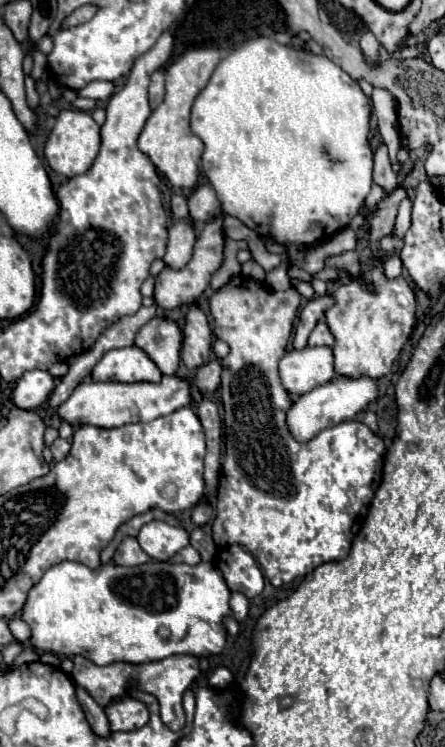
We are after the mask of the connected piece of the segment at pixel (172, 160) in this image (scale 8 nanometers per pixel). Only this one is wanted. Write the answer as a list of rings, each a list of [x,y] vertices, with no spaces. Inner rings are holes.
[[[214,47],[190,49],[180,59],[176,59],[166,69],[166,97],[162,105],[152,111],[138,137],[138,149],[150,157],[158,173],[162,173],[174,187],[192,189],[198,181],[198,167],[204,143],[190,131],[190,107],[202,87],[206,87],[206,81],[210,79],[210,73],[216,69],[218,61],[220,51]]]

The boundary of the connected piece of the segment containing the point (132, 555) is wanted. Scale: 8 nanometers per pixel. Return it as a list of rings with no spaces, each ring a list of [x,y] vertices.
[[[124,537],[122,543],[118,545],[118,549],[116,549],[112,561],[114,561],[116,565],[132,567],[132,565],[148,563],[148,561],[152,561],[152,559],[142,551],[142,547],[138,545],[138,541],[136,541],[134,537]]]

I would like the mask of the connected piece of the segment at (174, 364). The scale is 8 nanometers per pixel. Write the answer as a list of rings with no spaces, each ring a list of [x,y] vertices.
[[[154,317],[138,331],[136,345],[150,355],[164,375],[176,373],[180,363],[182,331],[174,321]]]

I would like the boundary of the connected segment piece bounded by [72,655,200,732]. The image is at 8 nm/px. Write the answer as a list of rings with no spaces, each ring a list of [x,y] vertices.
[[[172,655],[160,661],[152,663],[142,663],[142,665],[130,665],[130,663],[114,663],[114,665],[94,665],[86,657],[74,657],[74,671],[72,679],[84,687],[96,701],[98,705],[106,707],[110,701],[120,699],[122,695],[128,695],[128,689],[132,685],[138,685],[142,691],[148,691],[158,697],[161,705],[161,719],[173,731],[180,731],[185,723],[186,716],[182,707],[182,695],[184,691],[196,681],[200,675],[200,657],[196,655]]]

